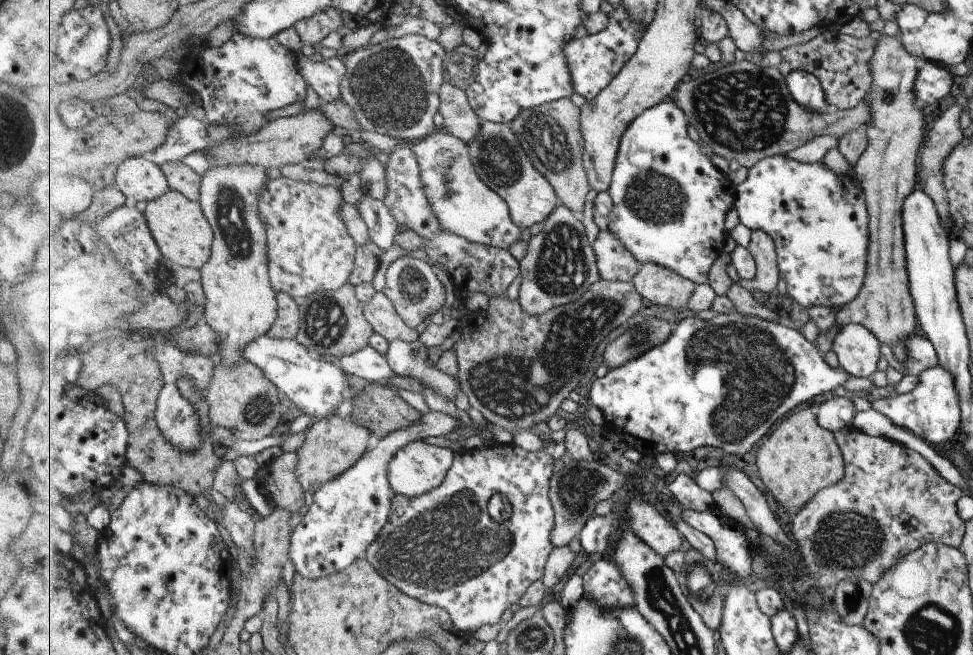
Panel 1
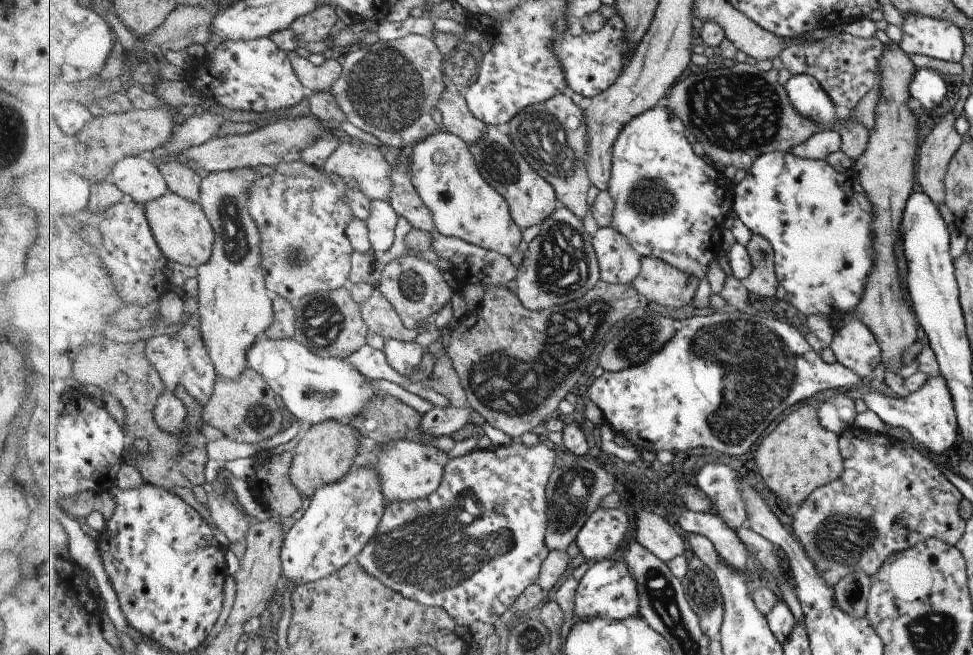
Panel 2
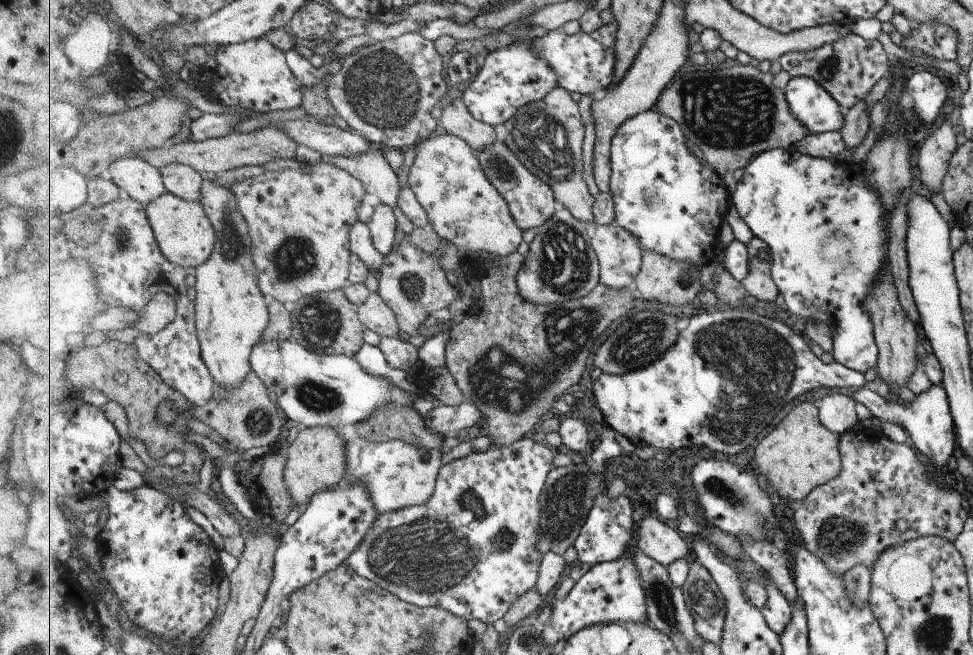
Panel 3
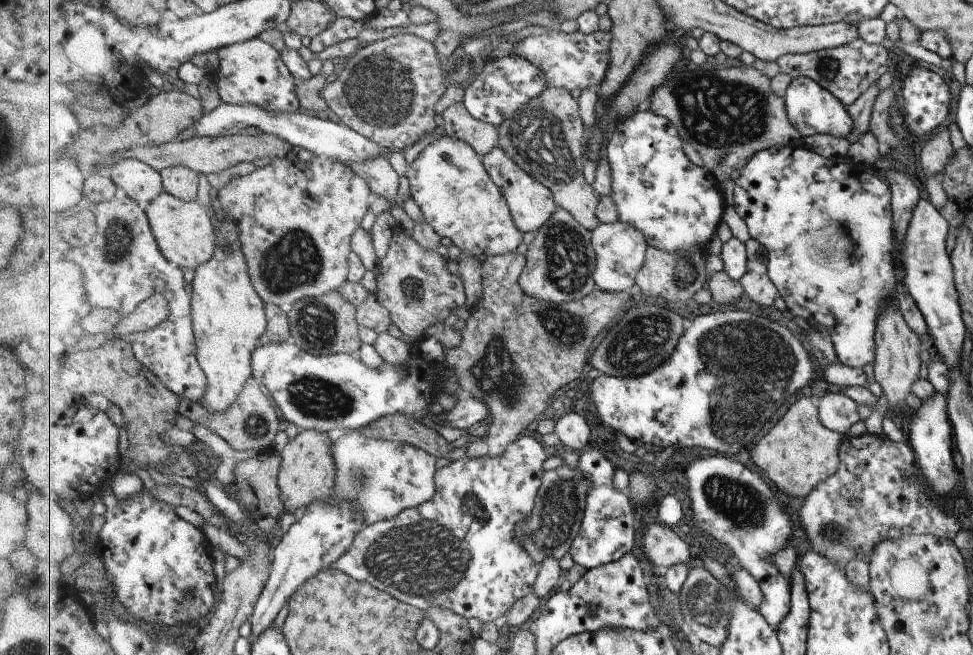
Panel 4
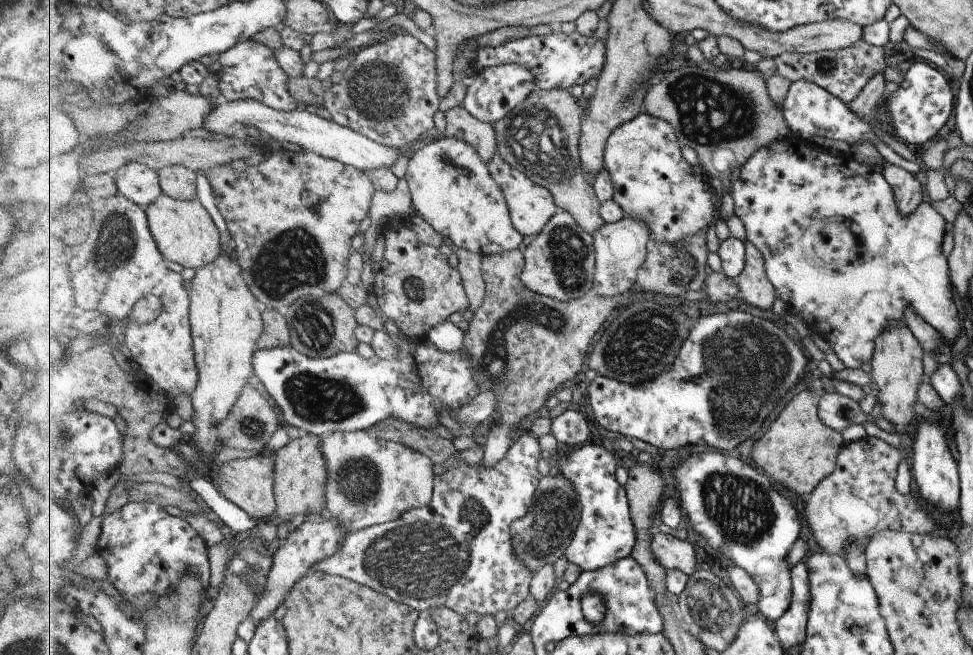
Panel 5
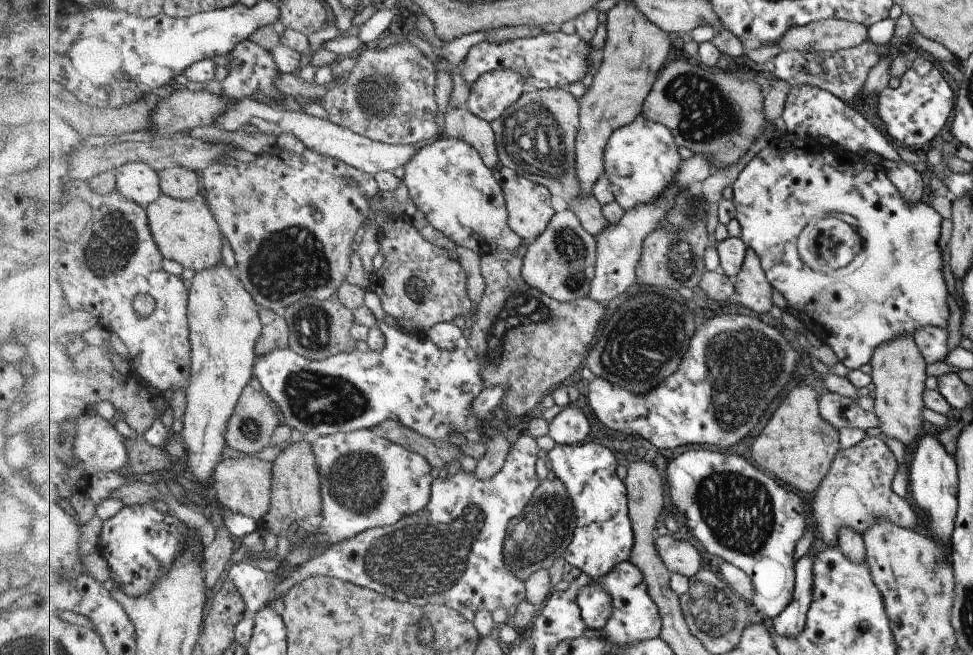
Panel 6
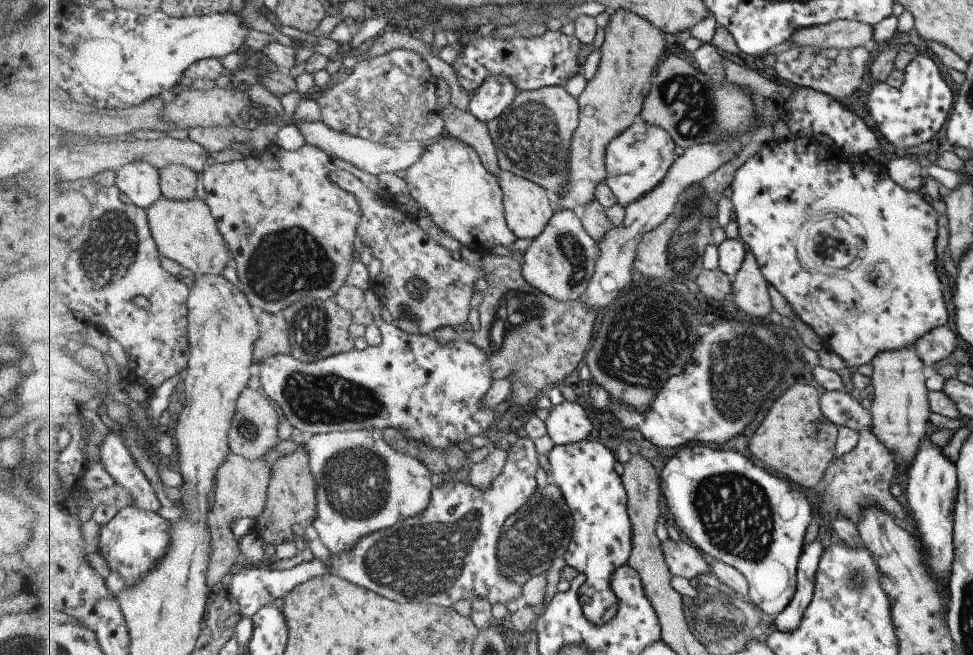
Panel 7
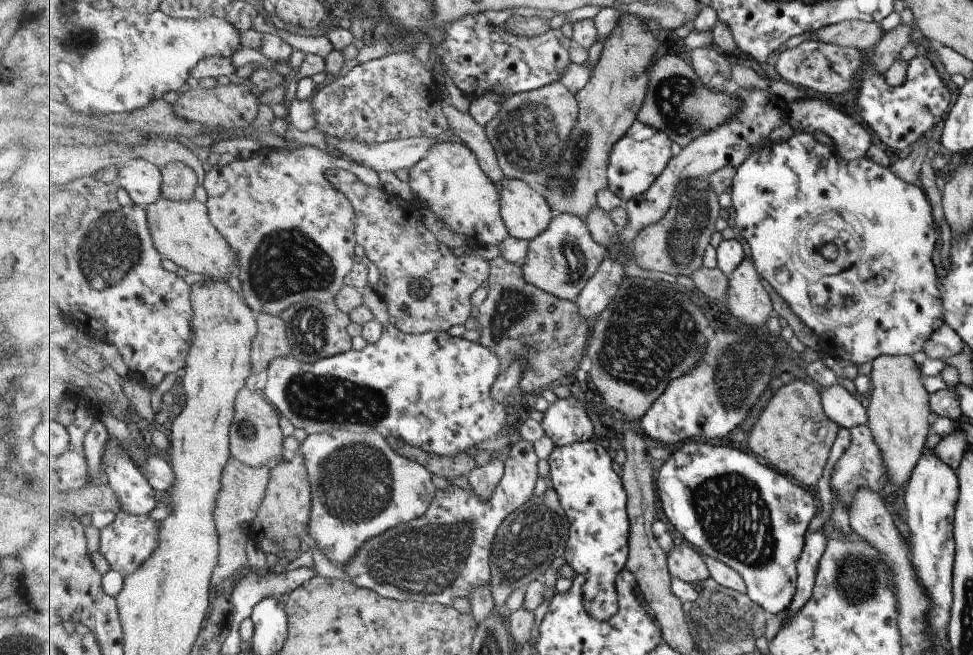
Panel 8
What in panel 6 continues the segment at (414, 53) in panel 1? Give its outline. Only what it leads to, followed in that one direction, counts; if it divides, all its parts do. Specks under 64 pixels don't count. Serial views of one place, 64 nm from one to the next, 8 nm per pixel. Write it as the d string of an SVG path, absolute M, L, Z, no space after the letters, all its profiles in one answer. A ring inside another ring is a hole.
M408 38L387 48L364 47L357 54L357 62L346 81L334 86L320 102L328 113L327 118L339 126L345 126L363 136L392 145L411 145L438 139L443 132L437 124L437 70L435 62L426 58L423 52L411 45Z

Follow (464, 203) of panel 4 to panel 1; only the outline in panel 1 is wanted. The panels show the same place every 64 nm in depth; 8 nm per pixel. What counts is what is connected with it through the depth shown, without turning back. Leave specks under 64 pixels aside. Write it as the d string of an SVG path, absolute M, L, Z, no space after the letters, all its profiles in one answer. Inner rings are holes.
M439 128L436 133L413 145L413 150L421 168L422 184L446 233L461 234L473 242L505 250L510 250L521 240L523 232L512 219L506 200L478 176L469 144Z

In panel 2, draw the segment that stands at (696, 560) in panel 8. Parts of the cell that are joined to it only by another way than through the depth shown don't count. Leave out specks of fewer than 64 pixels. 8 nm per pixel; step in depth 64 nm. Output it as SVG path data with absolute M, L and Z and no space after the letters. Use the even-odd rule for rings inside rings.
M641 510L637 514L636 538L647 551L668 564L685 554L687 546L683 536L661 517L651 510Z

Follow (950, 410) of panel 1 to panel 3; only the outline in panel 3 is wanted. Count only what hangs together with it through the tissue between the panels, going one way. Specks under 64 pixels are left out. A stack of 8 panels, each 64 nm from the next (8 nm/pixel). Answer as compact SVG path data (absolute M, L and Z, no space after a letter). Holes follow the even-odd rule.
M932 385L928 390L915 395L915 398L909 403L900 400L887 402L868 386L860 387L859 390L853 392L851 399L855 403L865 406L870 415L876 417L880 422L894 423L906 431L909 446L925 458L927 461L925 466L929 468L929 472L940 477L945 475L947 460L954 452L955 438L946 395L943 393L942 386Z

